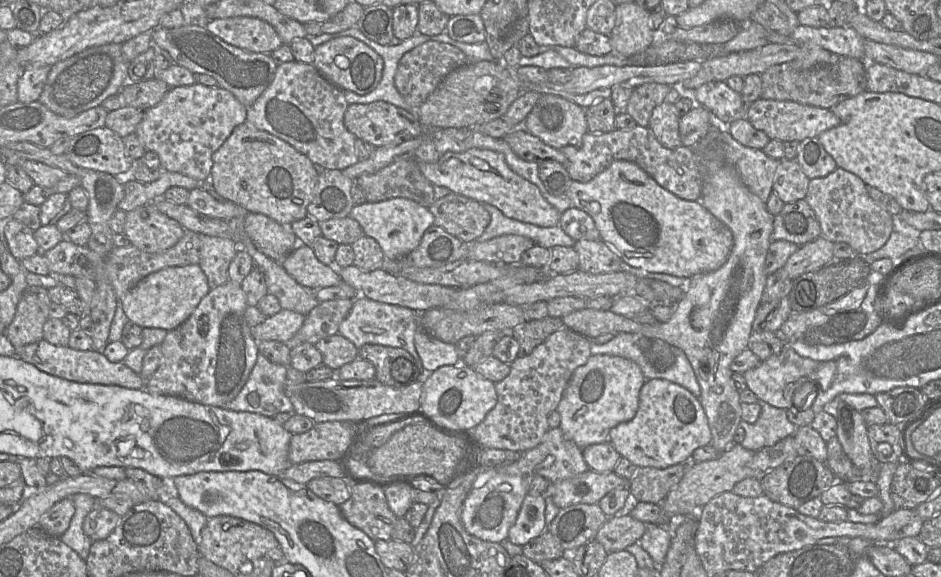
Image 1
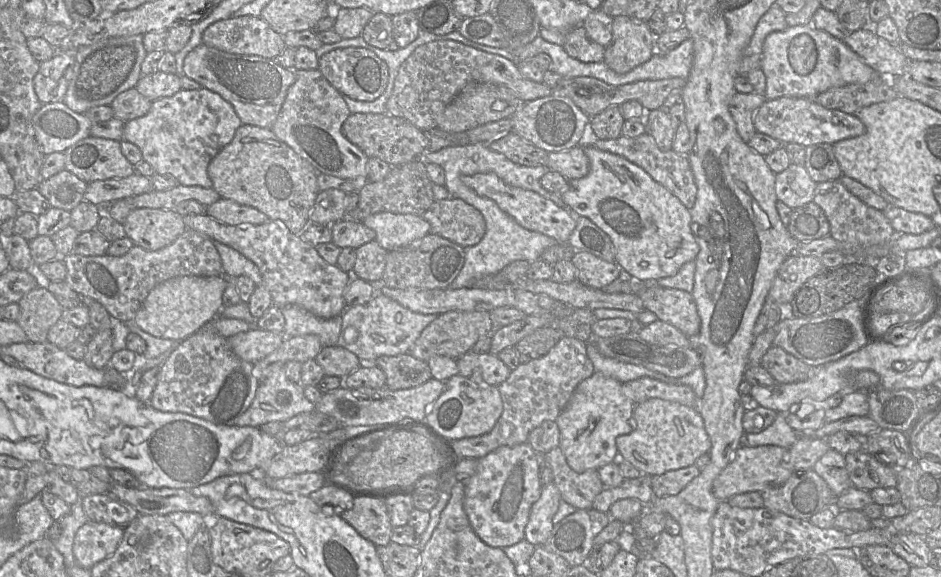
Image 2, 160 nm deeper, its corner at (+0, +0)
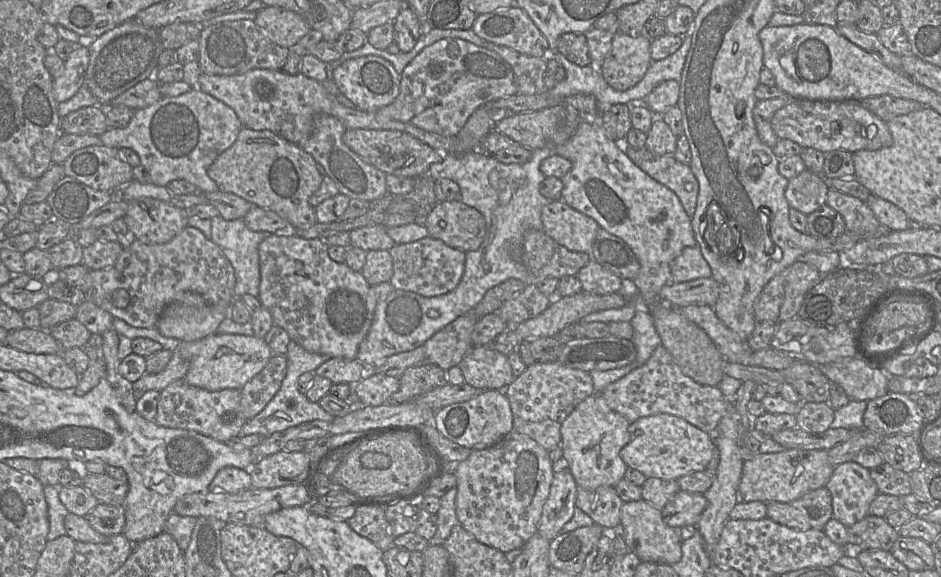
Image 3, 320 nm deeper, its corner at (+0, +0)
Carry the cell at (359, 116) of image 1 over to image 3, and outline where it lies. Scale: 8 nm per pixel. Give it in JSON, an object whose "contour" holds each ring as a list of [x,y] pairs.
{"contour":[[[346,129],[343,142],[369,164],[386,174],[404,177],[419,177],[428,174],[430,166],[441,162],[444,154],[421,142],[408,133],[385,129]]]}

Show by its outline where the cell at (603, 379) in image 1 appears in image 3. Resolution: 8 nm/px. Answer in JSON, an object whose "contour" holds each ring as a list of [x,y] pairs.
{"contour":[[[594,393],[579,403],[571,414],[561,423],[561,448],[566,467],[572,473],[577,486],[595,490],[601,486],[613,487],[625,477],[628,466],[620,457],[620,451],[631,440],[630,422],[613,411],[601,393]]]}

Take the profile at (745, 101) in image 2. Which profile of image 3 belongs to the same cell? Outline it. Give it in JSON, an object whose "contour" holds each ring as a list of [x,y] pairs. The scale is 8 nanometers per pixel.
{"contour":[[[788,95],[779,98],[767,100],[758,100],[753,109],[753,120],[758,133],[759,139],[773,148],[779,138],[774,133],[771,125],[771,119],[776,111],[787,105],[792,99]]]}

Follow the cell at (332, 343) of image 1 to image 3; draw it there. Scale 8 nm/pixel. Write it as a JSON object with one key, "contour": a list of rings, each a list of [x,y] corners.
{"contour":[[[329,358],[314,373],[328,378],[332,383],[351,383],[359,382],[377,373],[377,370],[374,366],[364,366],[357,358]]]}

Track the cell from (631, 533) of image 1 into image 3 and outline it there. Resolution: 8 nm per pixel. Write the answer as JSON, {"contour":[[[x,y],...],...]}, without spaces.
{"contour":[[[679,491],[661,509],[662,518],[672,528],[695,526],[706,506],[703,493]]]}

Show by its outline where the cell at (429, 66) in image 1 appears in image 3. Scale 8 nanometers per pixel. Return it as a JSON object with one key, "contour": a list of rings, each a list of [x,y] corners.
{"contour":[[[444,38],[425,47],[403,70],[399,94],[395,100],[375,113],[377,117],[389,117],[410,122],[428,132],[446,137],[456,136],[471,114],[480,106],[518,93],[511,66],[497,53],[459,38]]]}

